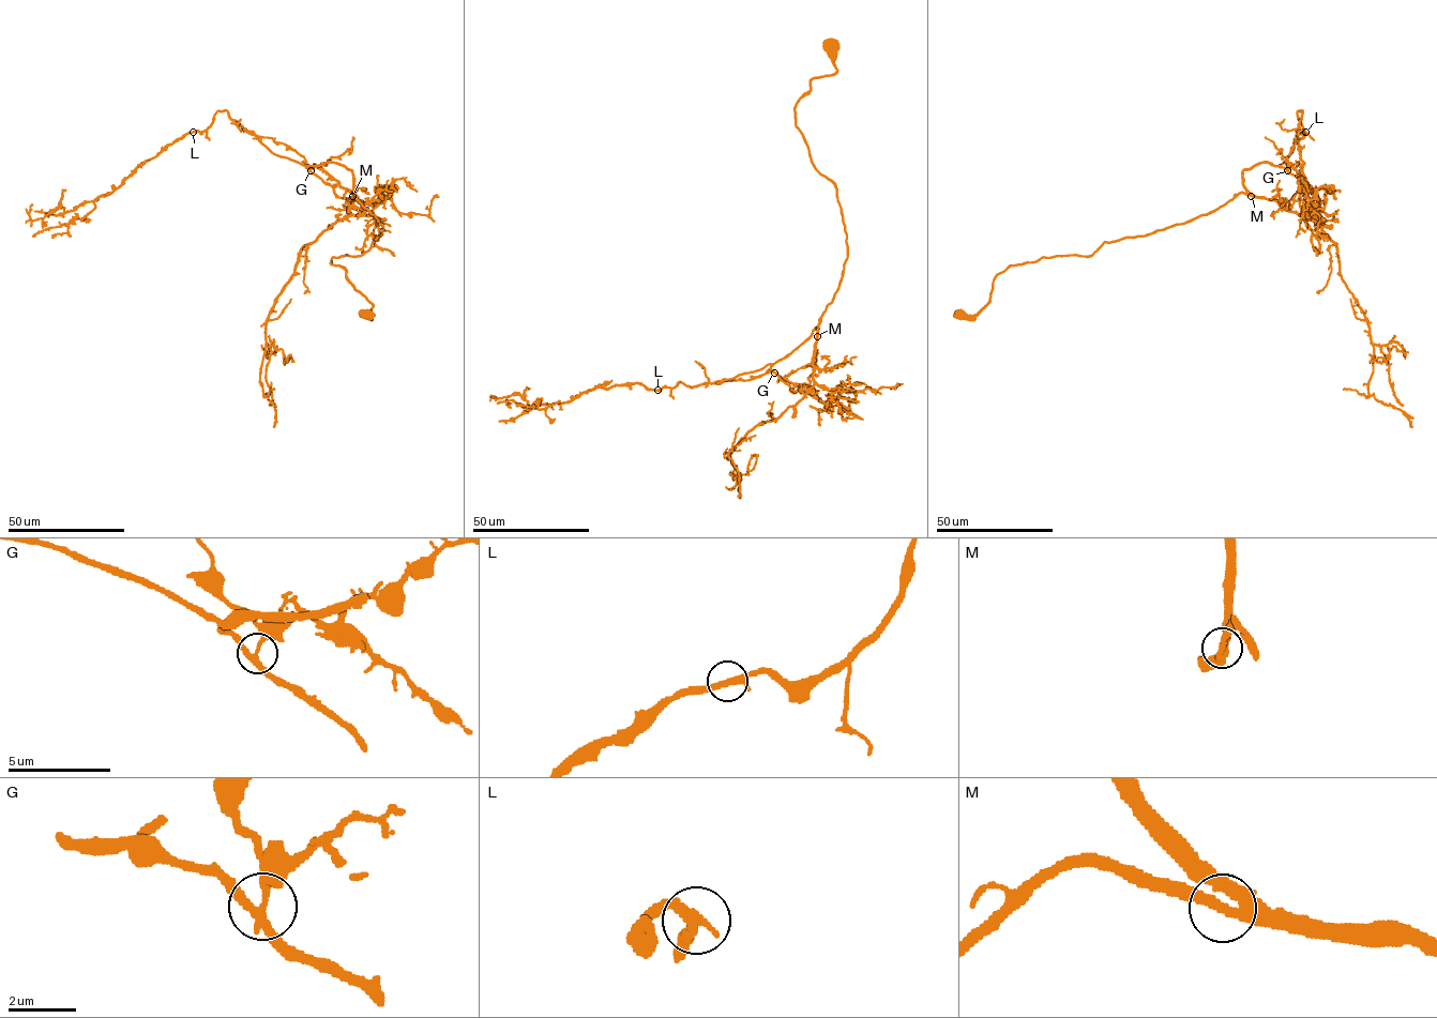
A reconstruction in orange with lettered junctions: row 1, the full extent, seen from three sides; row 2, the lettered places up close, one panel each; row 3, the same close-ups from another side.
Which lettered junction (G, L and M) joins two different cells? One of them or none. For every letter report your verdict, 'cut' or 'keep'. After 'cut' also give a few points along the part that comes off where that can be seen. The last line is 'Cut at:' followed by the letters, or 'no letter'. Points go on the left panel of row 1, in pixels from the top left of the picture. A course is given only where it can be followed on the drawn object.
G: keep
L: keep
M: keep
Cut at: no letter

